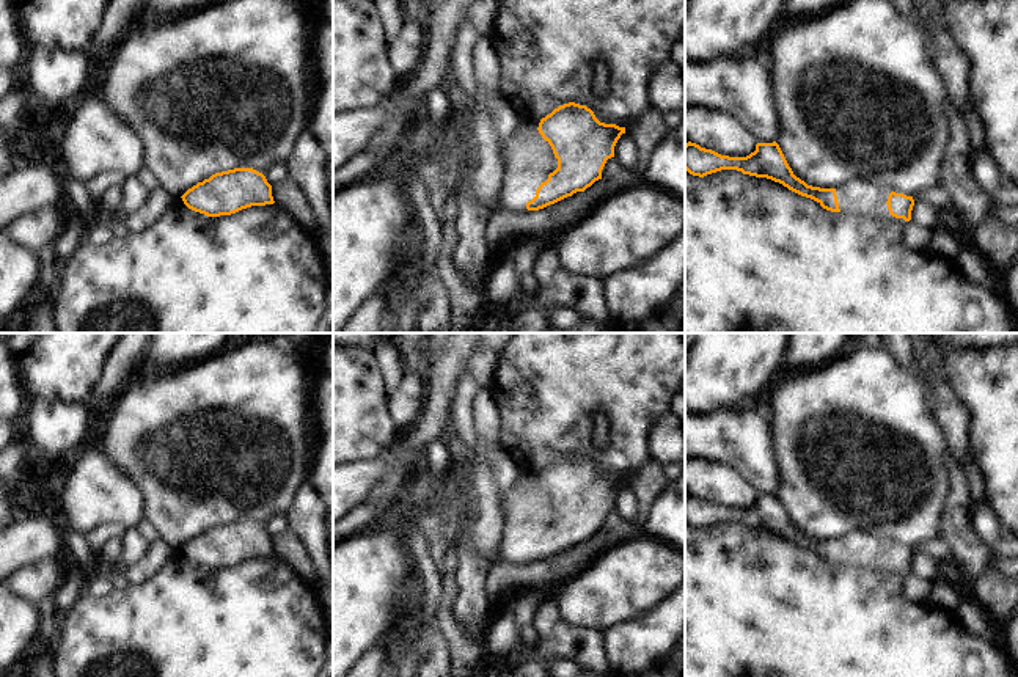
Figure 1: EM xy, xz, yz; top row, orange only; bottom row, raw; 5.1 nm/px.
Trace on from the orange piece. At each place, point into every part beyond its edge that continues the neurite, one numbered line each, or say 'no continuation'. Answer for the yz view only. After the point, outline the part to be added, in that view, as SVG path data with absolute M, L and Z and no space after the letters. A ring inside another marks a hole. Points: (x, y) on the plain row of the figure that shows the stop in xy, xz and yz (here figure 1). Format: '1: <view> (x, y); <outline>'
1: yz (860, 548); M862 529L836 540L840 565L859 567L862 570L884 570L903 576L903 570L895 570L889 565L886 553L891 543Z

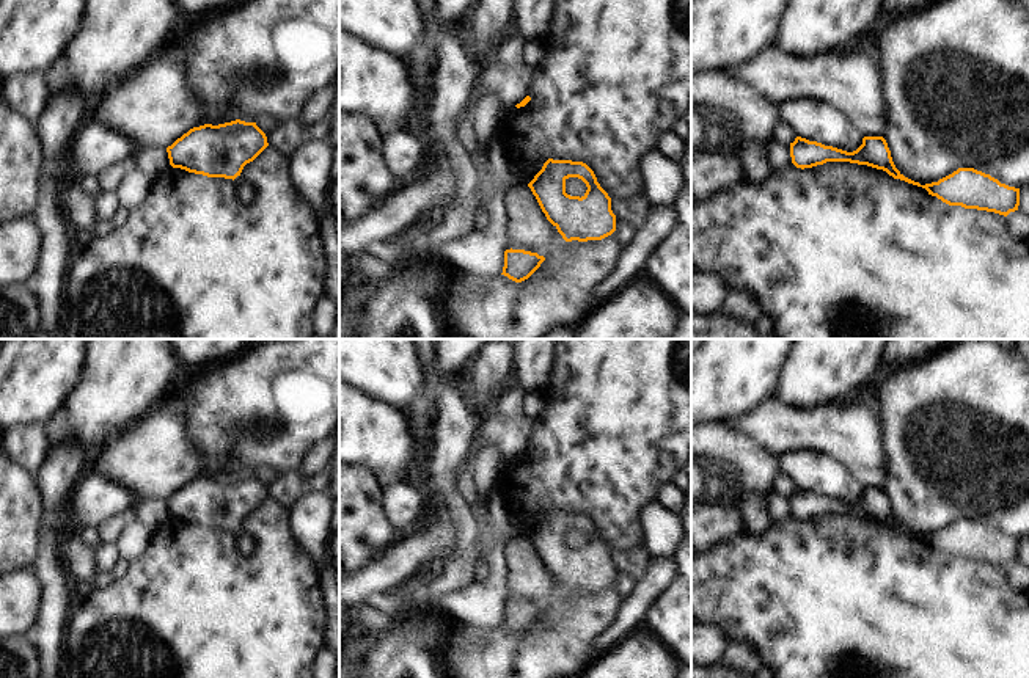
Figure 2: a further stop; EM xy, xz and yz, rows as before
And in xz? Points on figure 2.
no continuation

